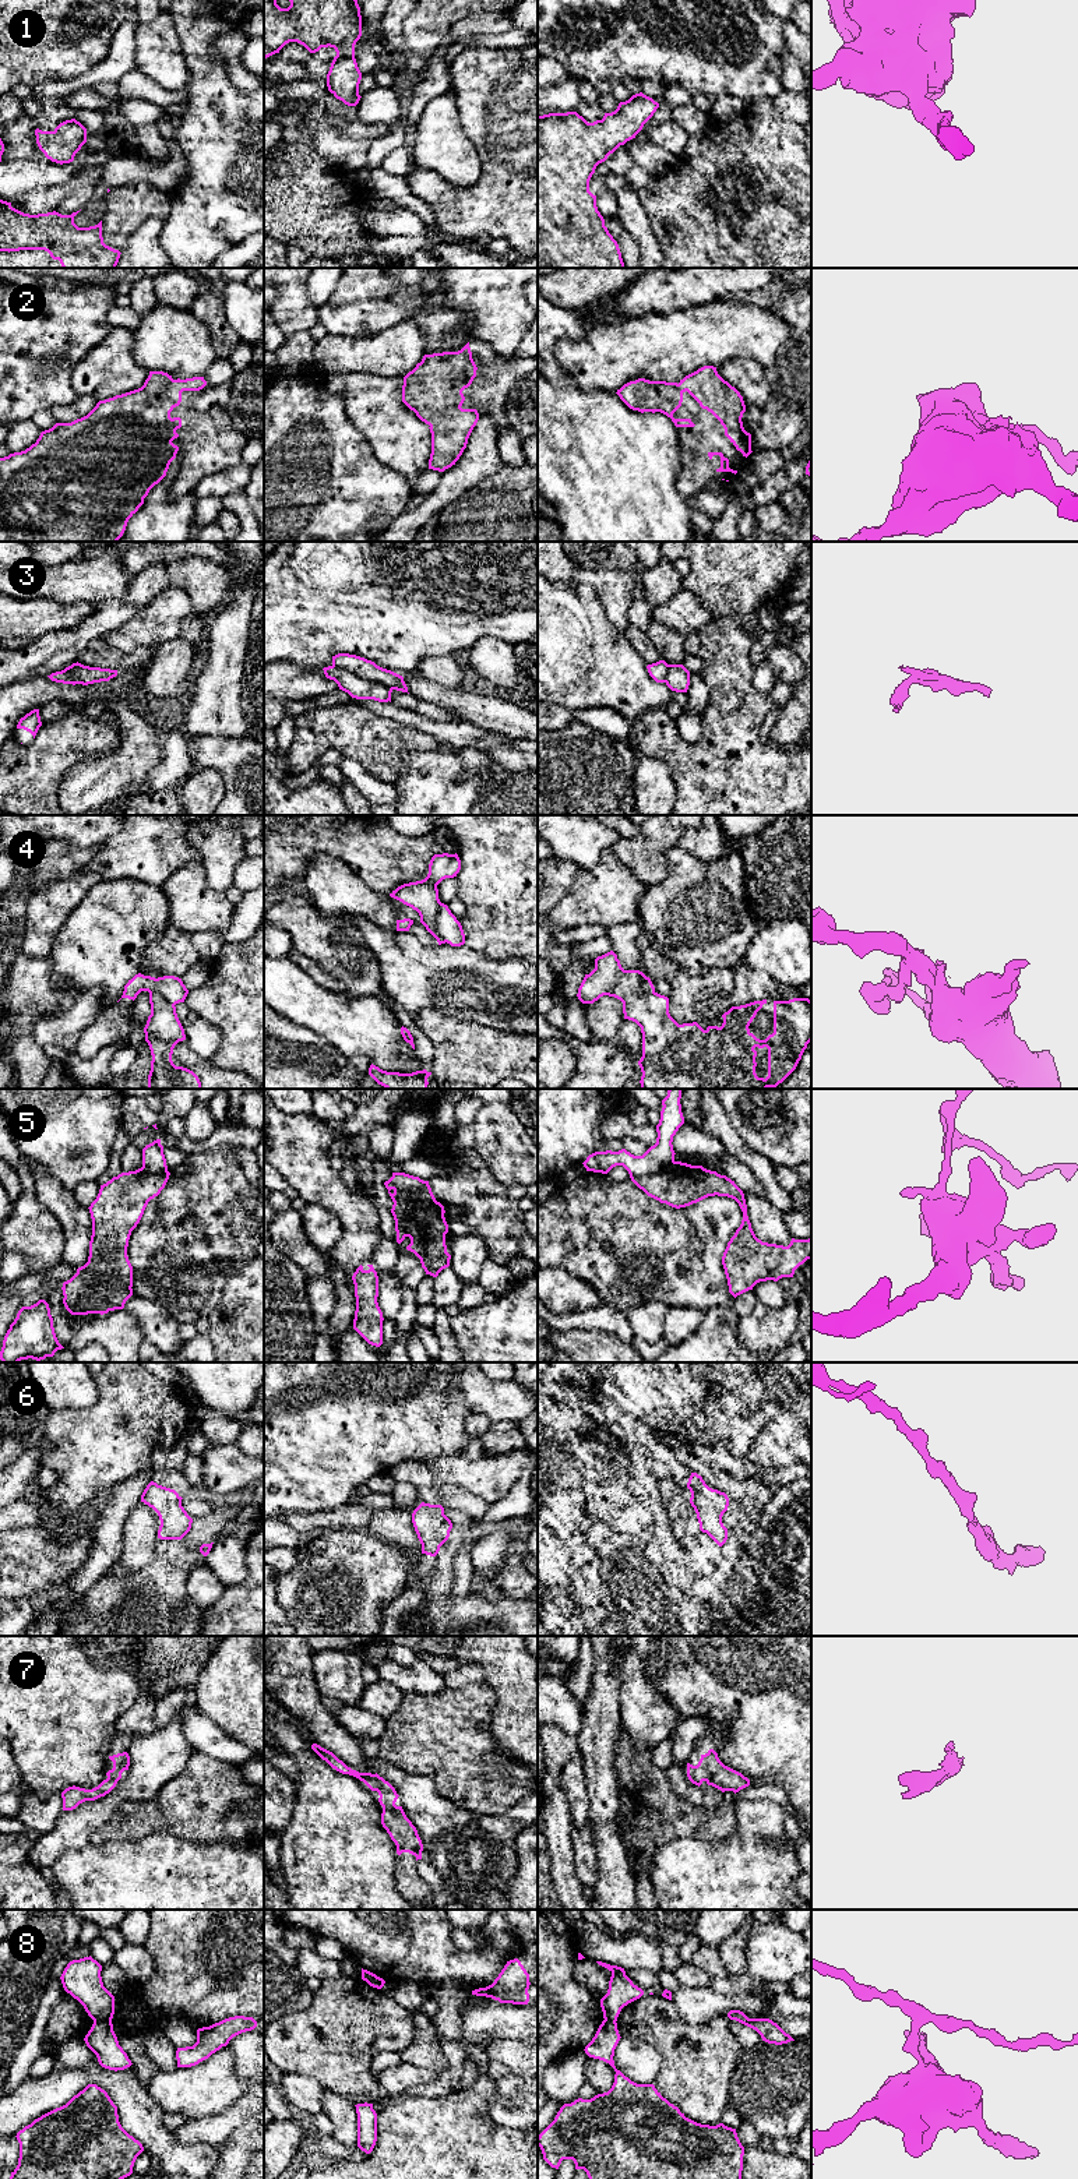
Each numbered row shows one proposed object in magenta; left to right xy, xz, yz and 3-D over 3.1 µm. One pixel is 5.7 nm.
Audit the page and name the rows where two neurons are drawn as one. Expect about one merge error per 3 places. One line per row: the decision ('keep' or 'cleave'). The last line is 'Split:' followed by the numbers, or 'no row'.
1: keep
2: keep
3: cleave
4: cleave
5: cleave
6: keep
7: keep
8: cleave
Split: 3, 4, 5, 8

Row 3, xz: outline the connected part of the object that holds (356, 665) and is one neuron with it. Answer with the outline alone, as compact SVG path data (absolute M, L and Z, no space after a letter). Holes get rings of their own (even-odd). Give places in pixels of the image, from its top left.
M338 653L332 656L332 666L348 670L359 677L378 681L387 685L390 690L408 692L408 687L402 676L391 670L383 669L374 662L364 657L349 653Z

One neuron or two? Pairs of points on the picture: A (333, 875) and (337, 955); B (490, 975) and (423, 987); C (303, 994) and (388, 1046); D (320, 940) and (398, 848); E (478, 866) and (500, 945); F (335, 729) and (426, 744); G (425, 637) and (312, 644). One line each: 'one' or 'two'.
A: two
B: one
C: one
D: two
E: one
F: one
G: one

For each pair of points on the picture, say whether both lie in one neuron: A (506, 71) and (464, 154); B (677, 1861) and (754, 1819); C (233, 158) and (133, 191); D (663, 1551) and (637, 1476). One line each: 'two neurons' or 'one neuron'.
A: two neurons
B: one neuron
C: two neurons
D: one neuron

